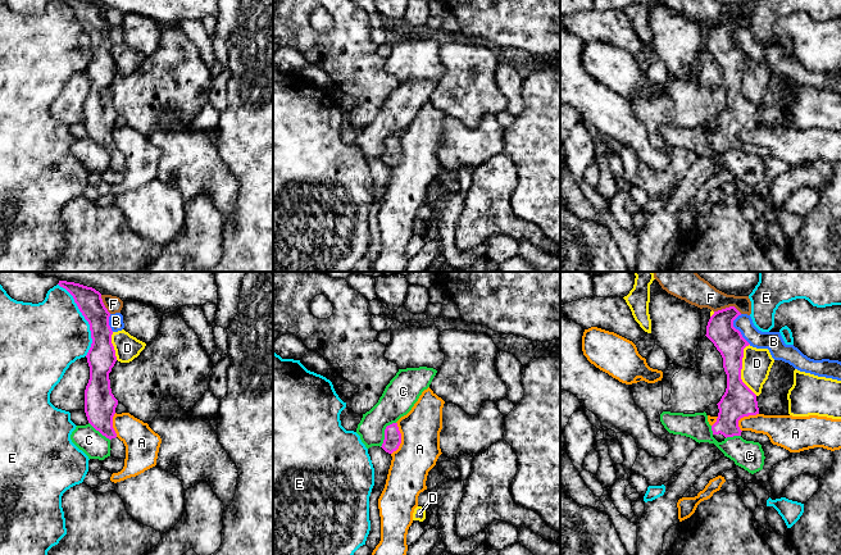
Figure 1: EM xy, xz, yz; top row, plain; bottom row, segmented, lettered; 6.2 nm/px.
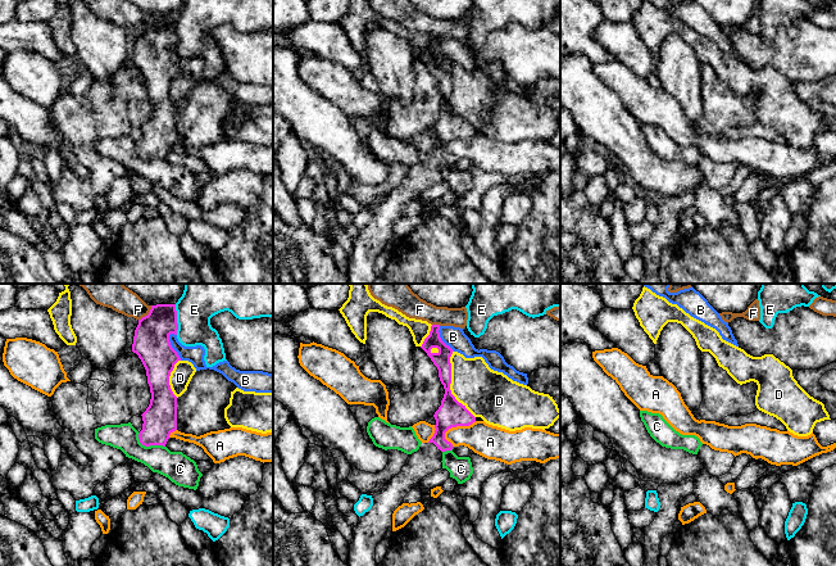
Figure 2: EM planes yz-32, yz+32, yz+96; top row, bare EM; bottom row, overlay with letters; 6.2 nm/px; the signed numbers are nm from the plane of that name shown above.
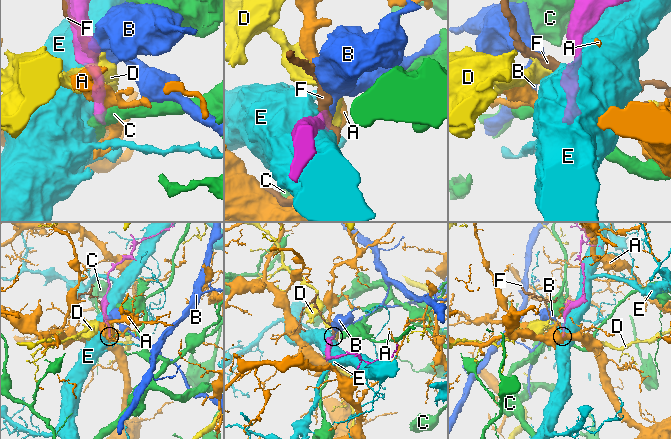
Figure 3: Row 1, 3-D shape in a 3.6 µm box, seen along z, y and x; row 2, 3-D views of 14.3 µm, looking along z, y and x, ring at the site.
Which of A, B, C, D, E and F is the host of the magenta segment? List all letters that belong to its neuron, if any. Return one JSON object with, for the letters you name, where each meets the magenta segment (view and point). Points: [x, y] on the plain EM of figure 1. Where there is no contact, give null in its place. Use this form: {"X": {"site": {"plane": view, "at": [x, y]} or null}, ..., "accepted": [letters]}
{"accepted": []}

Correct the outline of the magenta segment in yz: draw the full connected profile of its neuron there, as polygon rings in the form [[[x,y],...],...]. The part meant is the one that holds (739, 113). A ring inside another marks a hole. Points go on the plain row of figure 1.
[[[729,19],[714,24],[706,38],[705,49],[720,65],[727,87],[727,101],[717,117],[719,126],[712,138],[713,150],[718,155],[727,150],[741,149],[738,133],[759,127],[756,108],[741,92],[744,62],[750,56],[733,40],[733,33],[738,28],[741,26],[735,19]]]

